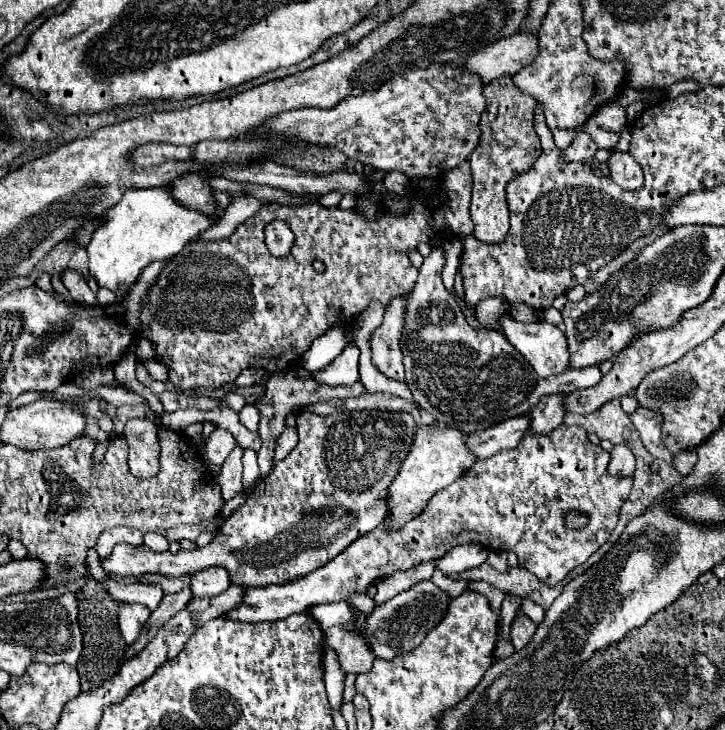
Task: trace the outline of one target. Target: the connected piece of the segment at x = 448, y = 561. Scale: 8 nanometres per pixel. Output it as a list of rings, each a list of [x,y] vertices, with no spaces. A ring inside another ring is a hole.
[[[459,544],[453,546],[441,560],[433,562],[433,568],[439,568],[443,574],[457,574],[469,568],[475,568],[487,560],[487,548],[481,544]]]

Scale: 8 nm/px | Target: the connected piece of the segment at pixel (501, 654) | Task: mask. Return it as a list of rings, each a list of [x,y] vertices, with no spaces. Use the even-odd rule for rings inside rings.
[[[503,638],[497,640],[497,648],[495,648],[495,658],[497,658],[497,660],[503,660],[503,658],[511,656],[513,652],[515,652],[515,648],[513,648],[511,642],[507,642],[507,640],[503,640]]]

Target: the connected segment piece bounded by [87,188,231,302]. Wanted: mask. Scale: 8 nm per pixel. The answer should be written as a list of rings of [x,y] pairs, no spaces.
[[[167,188],[127,190],[125,196],[113,208],[109,208],[103,224],[95,230],[91,242],[87,244],[89,276],[95,278],[101,288],[111,290],[117,296],[117,302],[123,300],[147,264],[175,256],[185,244],[189,244],[225,214],[231,196],[225,192],[217,192],[215,198],[223,208],[211,220],[209,216],[203,216],[197,210],[189,210],[177,204],[167,192]]]

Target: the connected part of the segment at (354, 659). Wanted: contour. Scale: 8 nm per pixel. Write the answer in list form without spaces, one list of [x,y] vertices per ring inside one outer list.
[[[331,626],[325,630],[325,646],[335,650],[341,670],[345,674],[363,674],[373,666],[373,652],[369,652],[365,638],[357,632],[345,632],[345,628]]]

